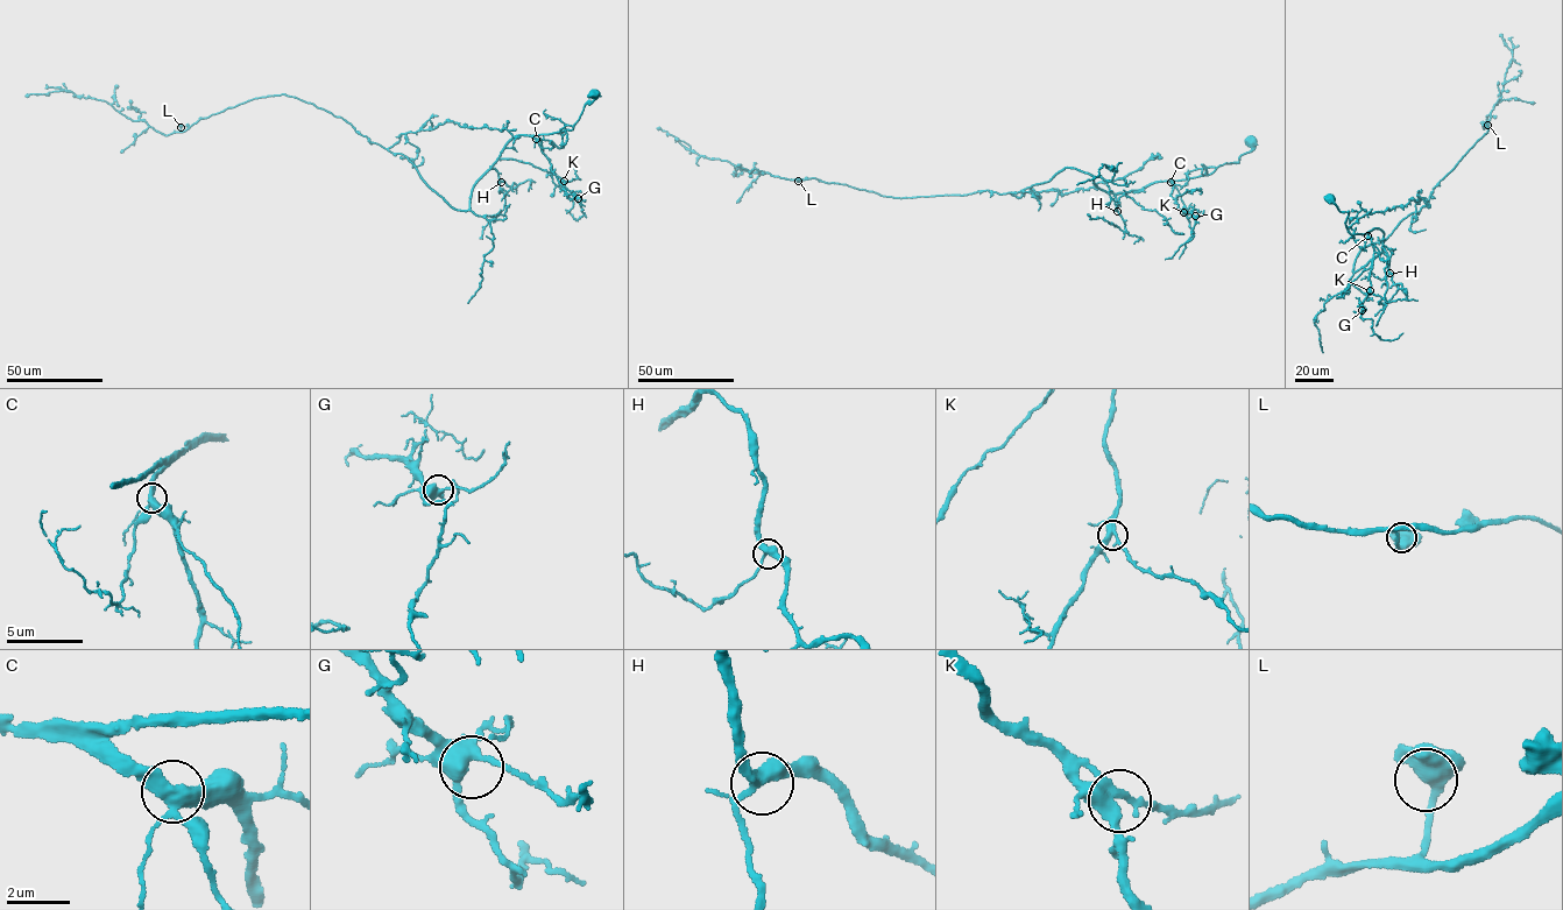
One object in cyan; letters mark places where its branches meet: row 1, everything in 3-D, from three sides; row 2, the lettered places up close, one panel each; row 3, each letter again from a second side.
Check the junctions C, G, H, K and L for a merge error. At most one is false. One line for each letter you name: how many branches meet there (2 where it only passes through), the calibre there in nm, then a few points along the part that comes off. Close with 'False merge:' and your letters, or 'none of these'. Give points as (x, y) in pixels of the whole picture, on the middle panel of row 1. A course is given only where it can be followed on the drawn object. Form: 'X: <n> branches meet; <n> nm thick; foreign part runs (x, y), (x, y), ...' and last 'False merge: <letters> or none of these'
False merge: none of these

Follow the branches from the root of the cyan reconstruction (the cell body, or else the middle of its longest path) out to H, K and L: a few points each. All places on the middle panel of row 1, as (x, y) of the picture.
H: (1251, 143), (1251, 149), (1238, 162), (1220, 166), (1209, 174), (1154, 182), (1143, 189), (1116, 195), (1117, 211)
K: (1251, 143), (1251, 149), (1238, 162), (1220, 166), (1206, 175), (1168, 181), (1173, 188), (1171, 196), (1183, 212)
L: (1251, 143), (1238, 162), (1209, 174), (1116, 195), (1070, 167), (1001, 194), (895, 197), (814, 178), (798, 181)

